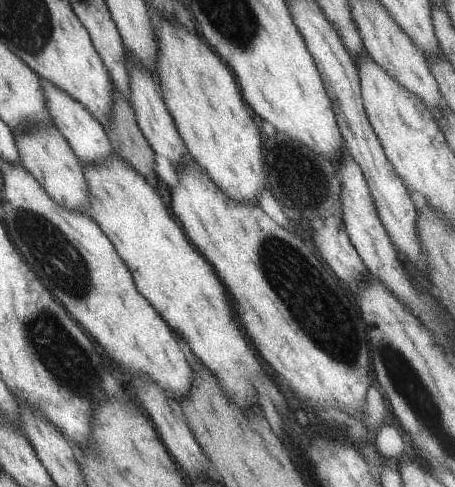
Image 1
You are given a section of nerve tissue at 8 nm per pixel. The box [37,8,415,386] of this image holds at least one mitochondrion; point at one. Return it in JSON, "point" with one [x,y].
{"point":[280,265]}

